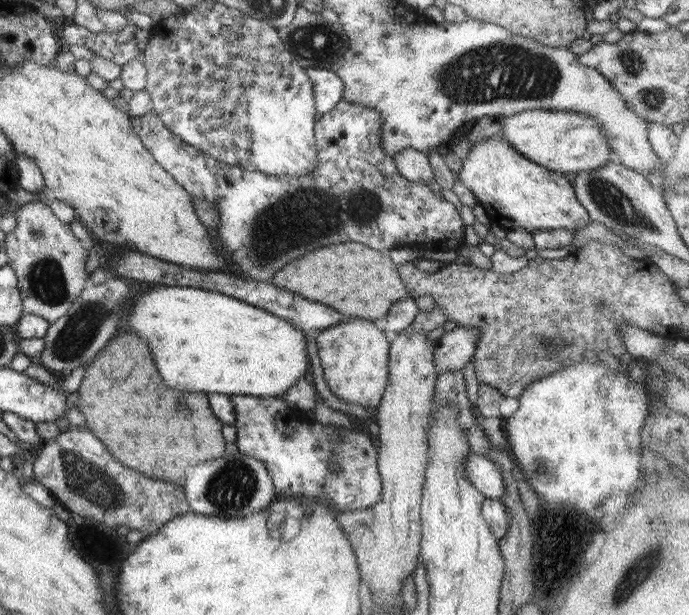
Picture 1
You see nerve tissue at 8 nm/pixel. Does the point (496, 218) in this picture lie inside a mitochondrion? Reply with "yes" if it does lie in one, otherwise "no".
no

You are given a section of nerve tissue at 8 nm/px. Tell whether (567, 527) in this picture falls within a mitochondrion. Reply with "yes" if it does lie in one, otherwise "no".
no

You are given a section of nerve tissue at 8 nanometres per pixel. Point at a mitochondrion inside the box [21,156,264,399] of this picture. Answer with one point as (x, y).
(93, 318)

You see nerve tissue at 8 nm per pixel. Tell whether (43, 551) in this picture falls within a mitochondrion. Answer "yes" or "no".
no

